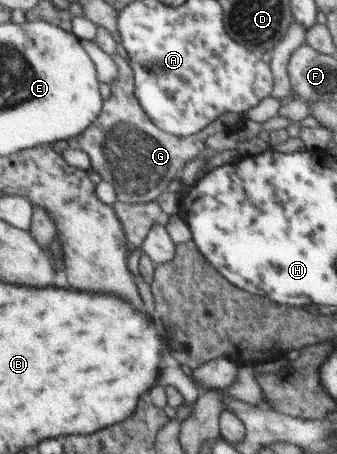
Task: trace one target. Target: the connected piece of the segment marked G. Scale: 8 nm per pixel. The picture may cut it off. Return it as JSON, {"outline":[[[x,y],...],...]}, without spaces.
{"outline":[[[116,53],[112,56],[118,78],[110,84],[112,95],[103,102],[99,118],[79,136],[68,139],[69,148],[82,150],[89,154],[92,169],[100,175],[102,181],[114,184],[116,199],[124,204],[143,204],[157,201],[158,196],[166,191],[173,179],[182,174],[186,162],[197,157],[198,152],[204,150],[206,138],[230,130],[232,126],[238,130],[240,116],[225,113],[191,136],[174,136],[160,130],[156,124],[144,113],[140,102],[136,99],[134,72],[129,64]]]}

